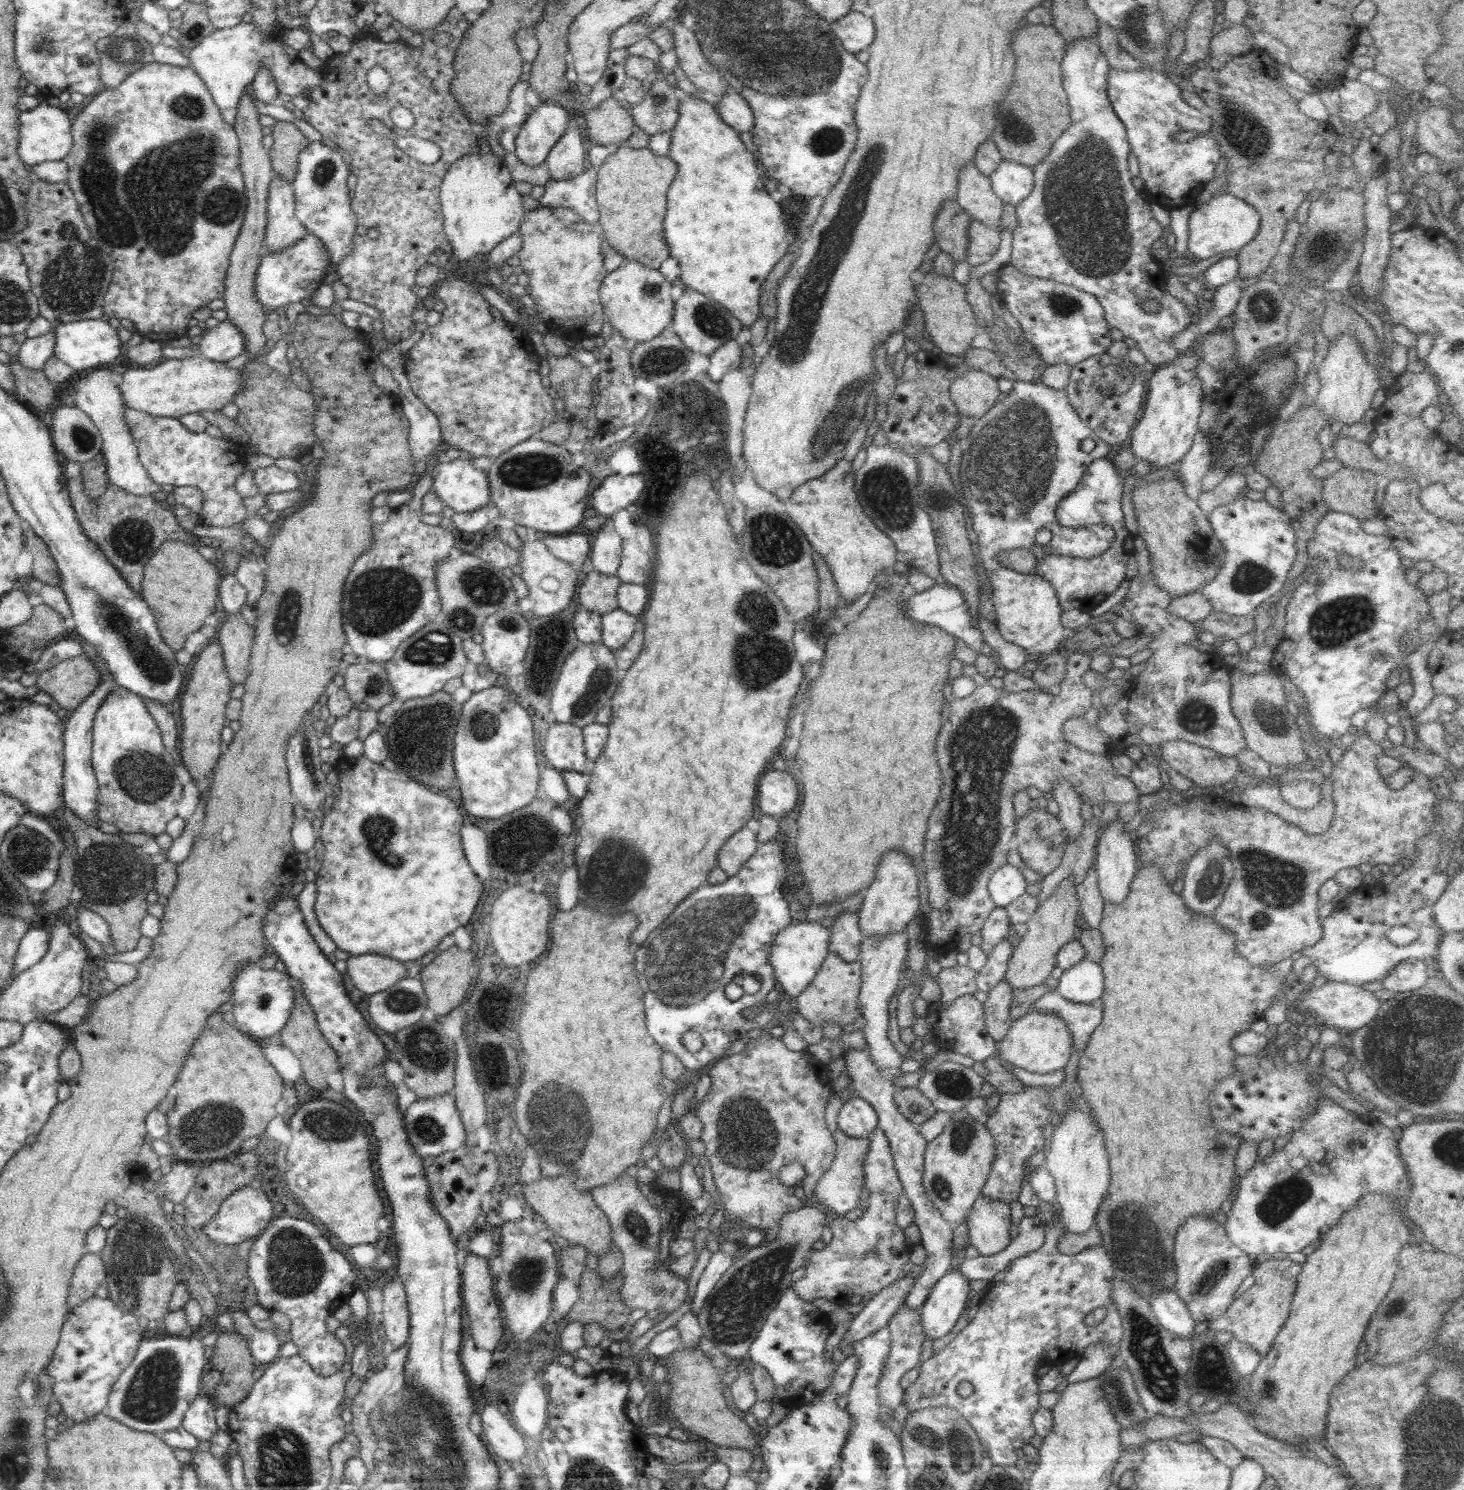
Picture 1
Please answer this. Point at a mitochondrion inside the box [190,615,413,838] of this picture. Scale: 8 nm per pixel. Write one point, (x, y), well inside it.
(379, 684)

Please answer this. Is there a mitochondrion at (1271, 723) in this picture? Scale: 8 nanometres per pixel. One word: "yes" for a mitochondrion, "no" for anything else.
yes

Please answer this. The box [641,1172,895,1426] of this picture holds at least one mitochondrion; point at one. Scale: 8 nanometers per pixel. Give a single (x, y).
(735, 1310)

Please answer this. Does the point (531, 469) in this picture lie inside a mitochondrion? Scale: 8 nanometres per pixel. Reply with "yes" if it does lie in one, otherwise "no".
yes

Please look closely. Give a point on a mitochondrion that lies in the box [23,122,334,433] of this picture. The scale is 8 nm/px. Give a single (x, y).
(74, 275)

